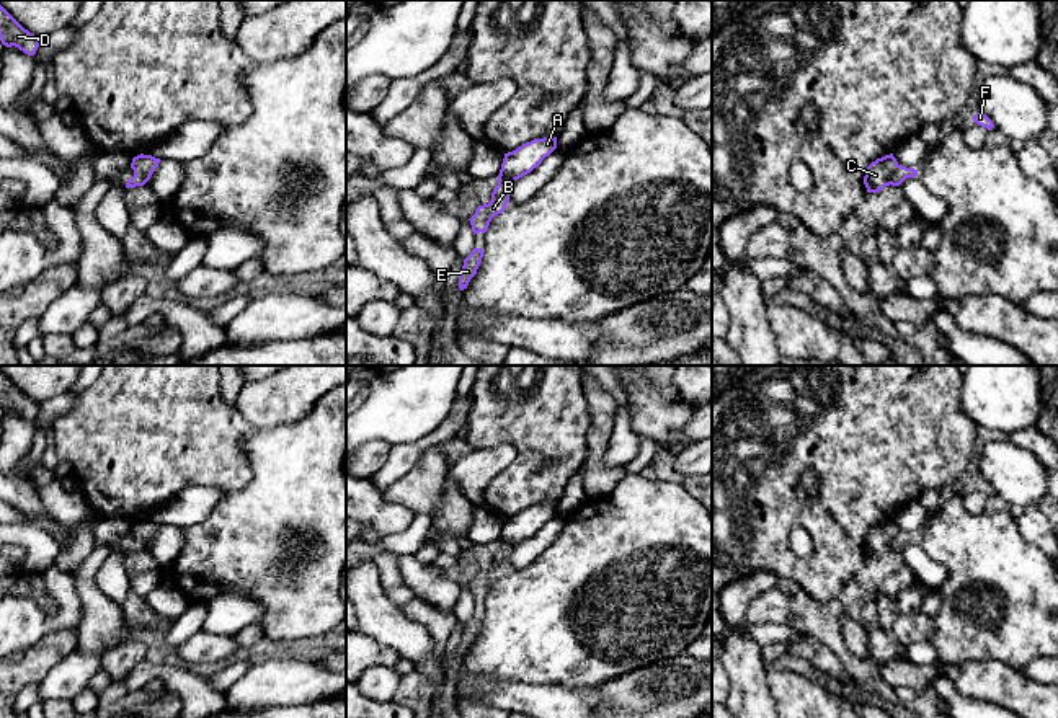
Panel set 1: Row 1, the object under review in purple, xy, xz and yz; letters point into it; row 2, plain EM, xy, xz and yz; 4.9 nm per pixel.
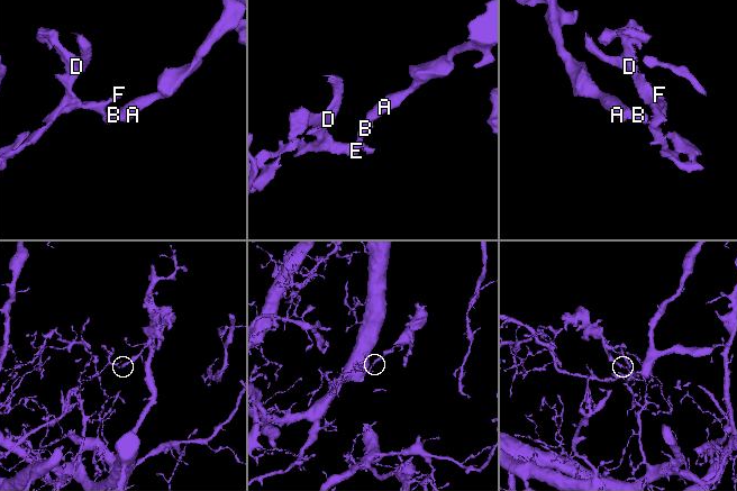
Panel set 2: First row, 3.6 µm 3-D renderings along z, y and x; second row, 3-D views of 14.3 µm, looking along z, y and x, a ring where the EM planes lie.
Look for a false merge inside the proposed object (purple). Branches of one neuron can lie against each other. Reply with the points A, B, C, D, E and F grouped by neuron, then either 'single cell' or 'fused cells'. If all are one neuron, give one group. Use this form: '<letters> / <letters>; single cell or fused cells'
A C / B D E F; fused cells

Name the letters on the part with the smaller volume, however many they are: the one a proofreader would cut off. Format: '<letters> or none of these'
A, C

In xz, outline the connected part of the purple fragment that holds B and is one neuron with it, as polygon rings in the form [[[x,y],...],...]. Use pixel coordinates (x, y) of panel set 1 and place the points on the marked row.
[[[501,176],[496,178],[498,186],[491,193],[491,201],[488,204],[478,206],[475,214],[469,219],[473,235],[480,232],[485,233],[491,219],[501,214],[506,209],[506,204],[509,202],[513,181]]]

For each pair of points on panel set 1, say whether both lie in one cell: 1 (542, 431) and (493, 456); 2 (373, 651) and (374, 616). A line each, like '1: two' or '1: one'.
1: two
2: two

